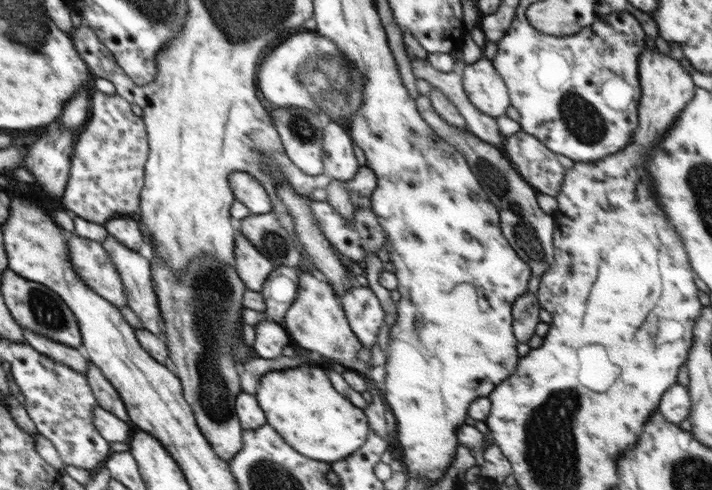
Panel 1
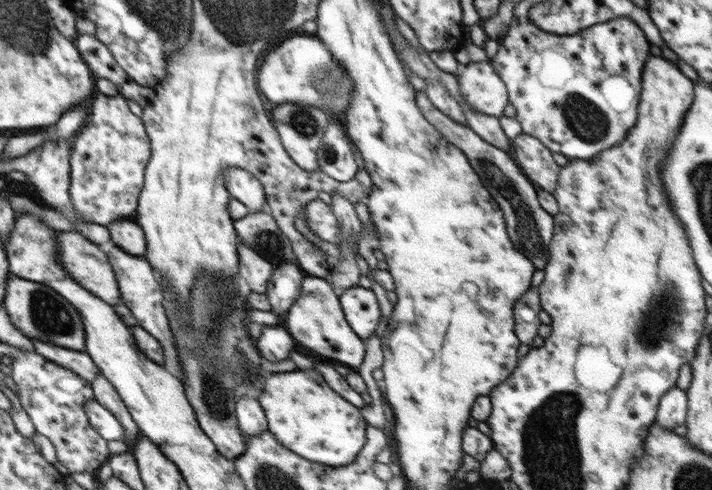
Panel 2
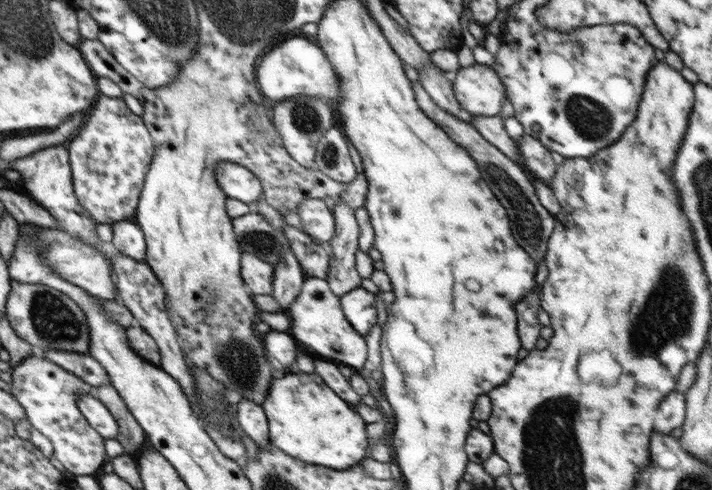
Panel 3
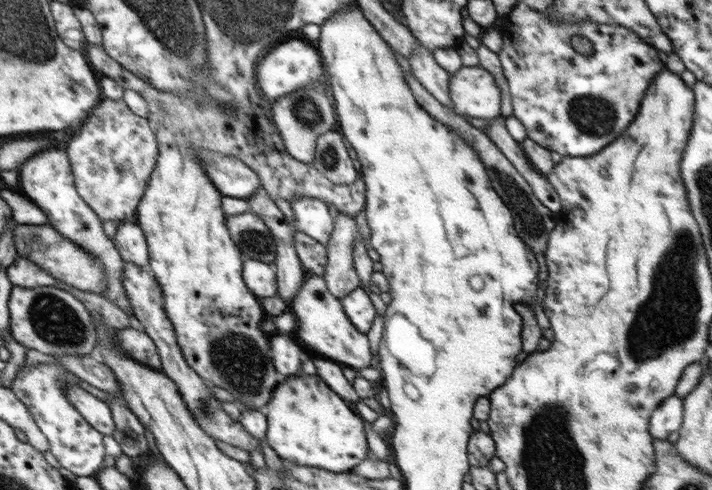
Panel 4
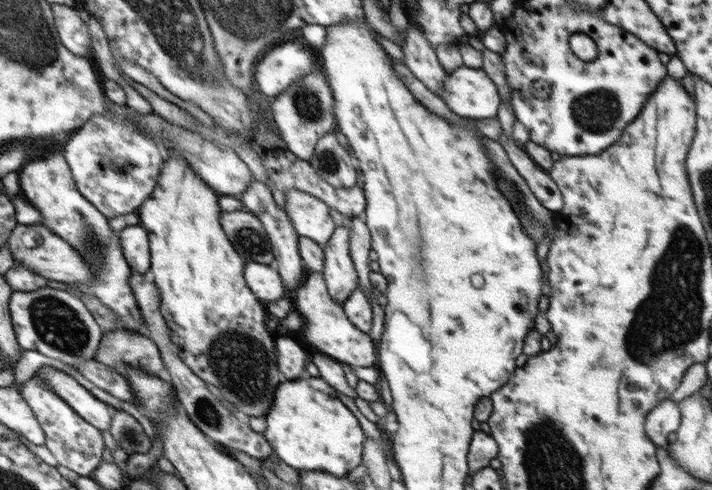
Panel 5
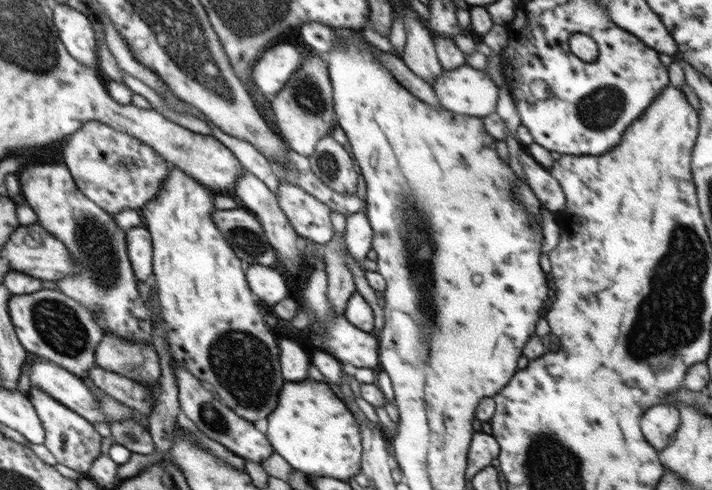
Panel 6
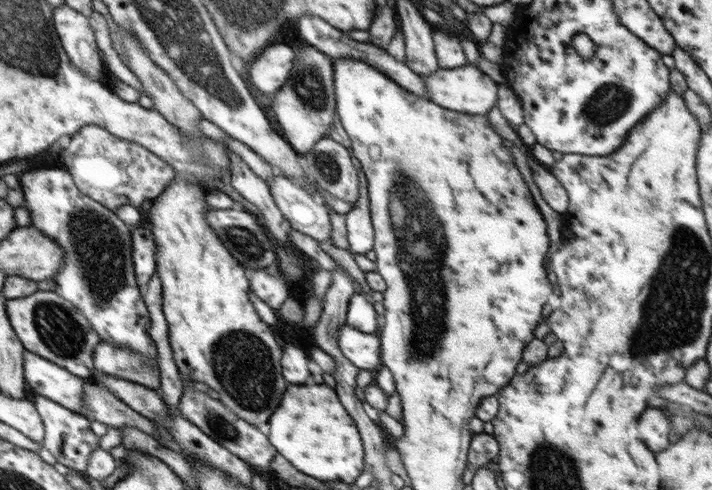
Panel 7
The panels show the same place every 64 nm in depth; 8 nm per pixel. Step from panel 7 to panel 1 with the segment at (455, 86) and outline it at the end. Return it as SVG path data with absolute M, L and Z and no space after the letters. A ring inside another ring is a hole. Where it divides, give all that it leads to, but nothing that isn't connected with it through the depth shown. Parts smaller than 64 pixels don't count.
M482 58L462 67L463 85L469 101L495 119L506 115L511 100L508 87L496 73L490 60Z

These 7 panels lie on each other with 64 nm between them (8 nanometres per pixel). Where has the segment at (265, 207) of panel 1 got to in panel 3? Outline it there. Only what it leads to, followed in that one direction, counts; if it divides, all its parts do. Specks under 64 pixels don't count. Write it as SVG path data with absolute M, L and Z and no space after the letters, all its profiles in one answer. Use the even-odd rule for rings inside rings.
M219 162L215 166L215 177L227 198L235 198L250 206L262 200L260 179L248 167L235 162Z

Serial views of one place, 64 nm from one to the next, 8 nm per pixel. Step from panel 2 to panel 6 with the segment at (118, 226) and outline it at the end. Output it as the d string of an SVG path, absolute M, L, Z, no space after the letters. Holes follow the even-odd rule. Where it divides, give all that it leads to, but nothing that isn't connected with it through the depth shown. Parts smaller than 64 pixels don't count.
M140 227L127 230L127 253L137 281L149 282L153 274L150 231Z

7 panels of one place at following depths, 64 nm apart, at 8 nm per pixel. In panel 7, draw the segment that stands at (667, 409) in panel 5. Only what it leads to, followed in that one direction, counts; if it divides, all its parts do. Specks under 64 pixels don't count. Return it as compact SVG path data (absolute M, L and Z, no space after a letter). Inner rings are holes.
M648 407L639 418L640 438L655 454L666 450L671 445L671 422L663 409Z

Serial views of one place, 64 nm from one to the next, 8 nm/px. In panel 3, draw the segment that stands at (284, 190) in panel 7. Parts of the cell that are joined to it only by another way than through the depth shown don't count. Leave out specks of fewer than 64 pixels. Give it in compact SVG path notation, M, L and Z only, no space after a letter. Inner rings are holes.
M324 199L305 200L296 211L300 216L301 230L328 244L335 233L335 218L333 212L326 207Z

